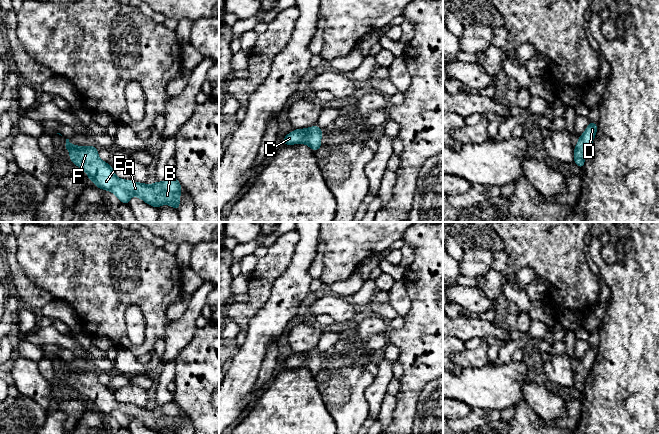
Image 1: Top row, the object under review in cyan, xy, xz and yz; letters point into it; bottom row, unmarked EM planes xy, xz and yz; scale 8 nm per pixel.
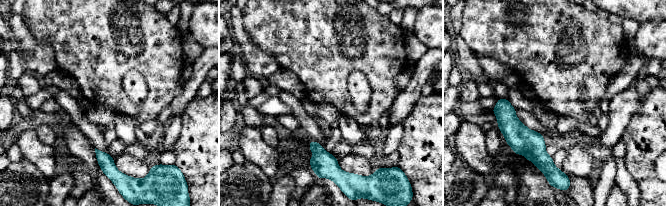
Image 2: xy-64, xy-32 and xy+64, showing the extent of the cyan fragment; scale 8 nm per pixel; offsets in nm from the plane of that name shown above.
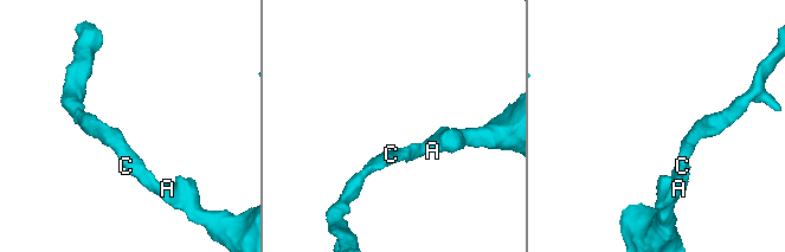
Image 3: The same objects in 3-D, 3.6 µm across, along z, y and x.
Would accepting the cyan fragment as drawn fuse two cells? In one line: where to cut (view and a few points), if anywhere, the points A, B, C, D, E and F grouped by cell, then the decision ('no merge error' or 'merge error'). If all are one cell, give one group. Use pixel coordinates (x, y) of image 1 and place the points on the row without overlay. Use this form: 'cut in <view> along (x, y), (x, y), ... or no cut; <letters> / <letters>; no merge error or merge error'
no cut; A B C D E F; no merge error

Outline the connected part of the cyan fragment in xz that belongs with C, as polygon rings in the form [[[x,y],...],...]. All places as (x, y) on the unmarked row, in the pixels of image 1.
[[[314,349],[309,352],[295,353],[283,362],[284,369],[305,368],[314,376],[321,370],[322,353]]]

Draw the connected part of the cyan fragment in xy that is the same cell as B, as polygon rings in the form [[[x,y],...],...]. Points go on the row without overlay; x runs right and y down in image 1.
[[[69,363],[64,371],[69,375],[70,384],[86,396],[89,404],[99,413],[112,416],[122,427],[128,429],[131,421],[136,420],[155,432],[170,429],[178,434],[181,408],[174,400],[152,409],[120,403],[114,393],[99,382],[98,372],[72,369]]]

